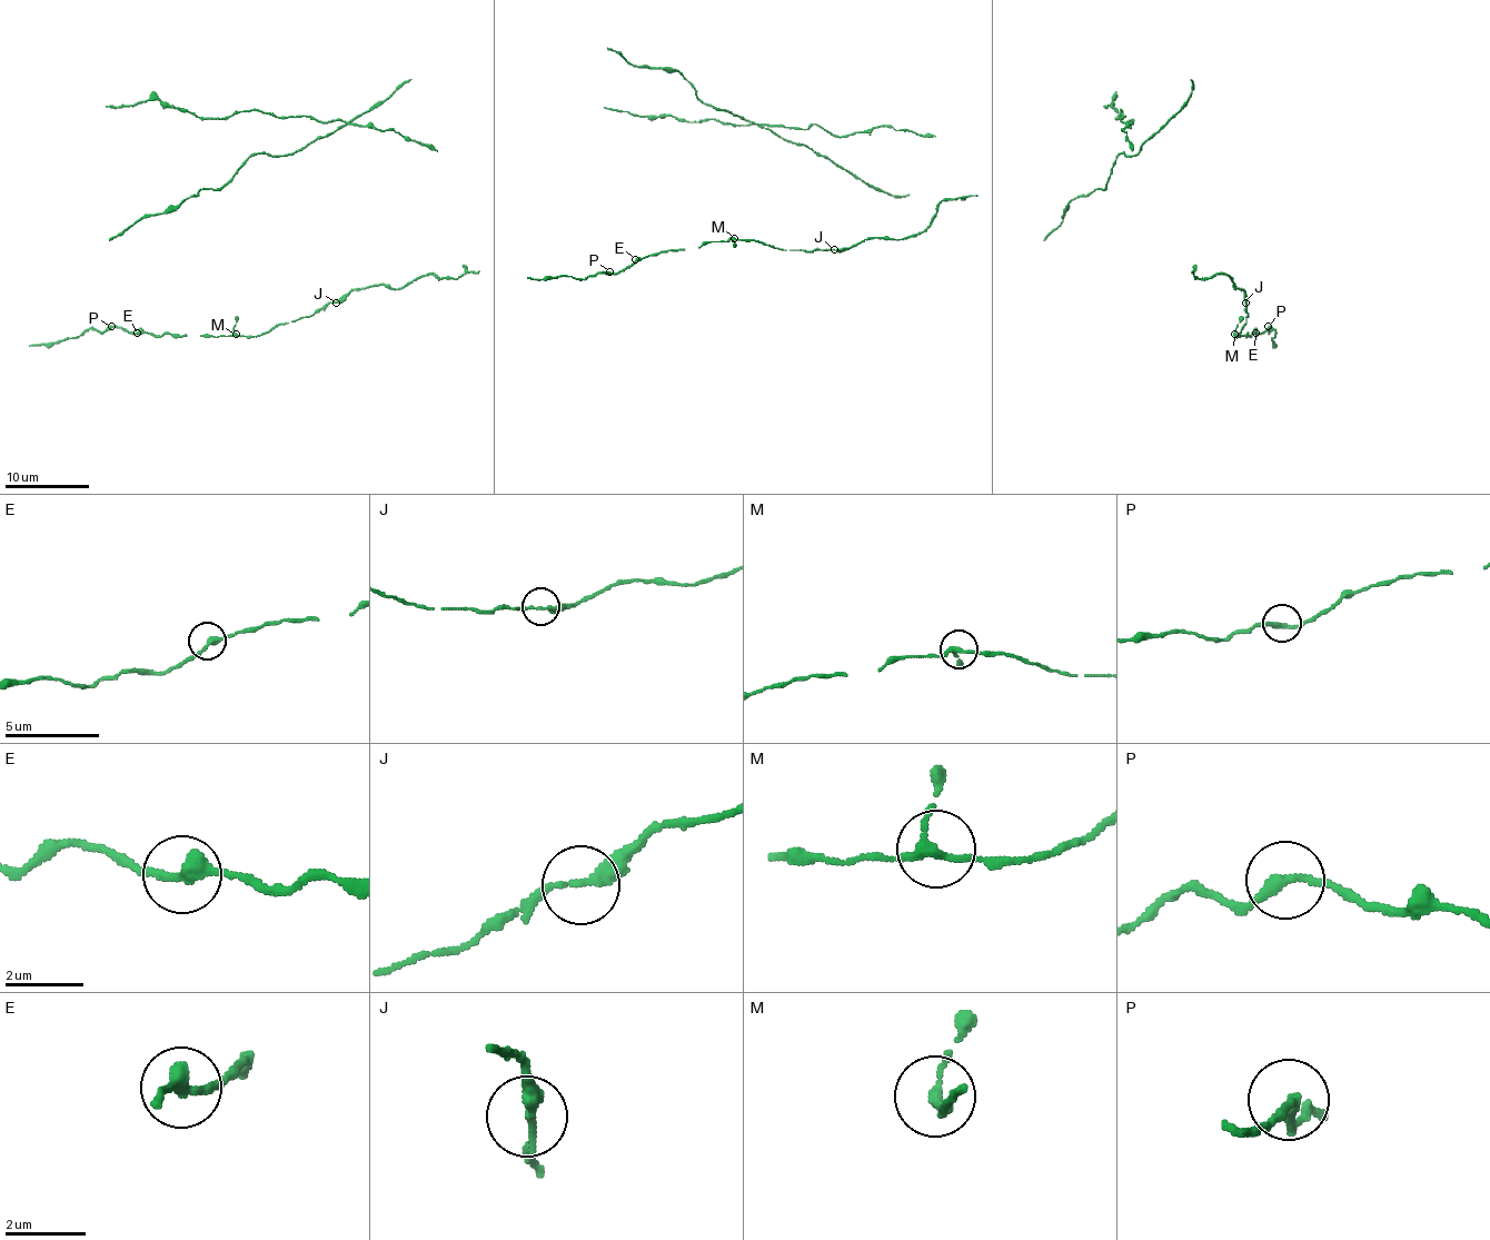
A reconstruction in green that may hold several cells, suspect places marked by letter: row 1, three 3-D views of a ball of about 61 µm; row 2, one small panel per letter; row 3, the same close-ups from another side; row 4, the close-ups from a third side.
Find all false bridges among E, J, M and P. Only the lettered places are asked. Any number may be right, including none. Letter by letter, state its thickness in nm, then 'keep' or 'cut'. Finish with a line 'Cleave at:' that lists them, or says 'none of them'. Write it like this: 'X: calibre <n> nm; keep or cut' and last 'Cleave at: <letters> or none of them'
E: calibre 320 nm; keep
J: calibre 200 nm; keep
M: calibre 190 nm; keep
P: calibre 240 nm; keep
Cleave at: none of them

